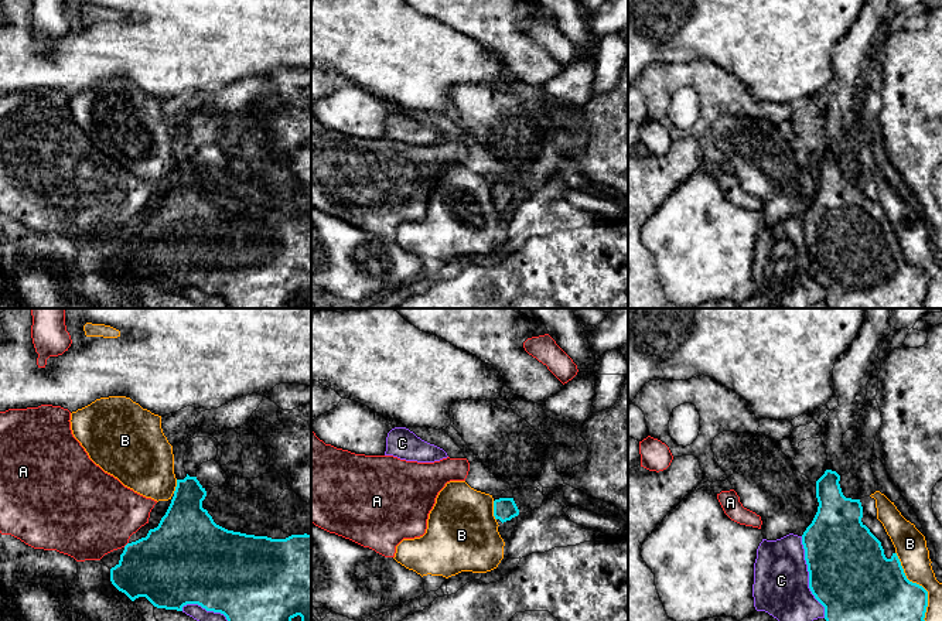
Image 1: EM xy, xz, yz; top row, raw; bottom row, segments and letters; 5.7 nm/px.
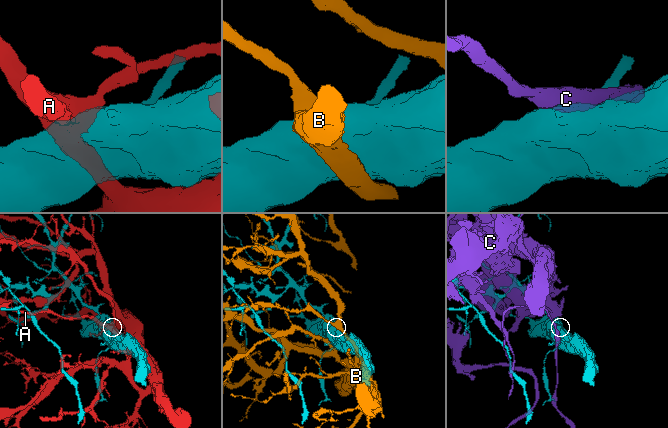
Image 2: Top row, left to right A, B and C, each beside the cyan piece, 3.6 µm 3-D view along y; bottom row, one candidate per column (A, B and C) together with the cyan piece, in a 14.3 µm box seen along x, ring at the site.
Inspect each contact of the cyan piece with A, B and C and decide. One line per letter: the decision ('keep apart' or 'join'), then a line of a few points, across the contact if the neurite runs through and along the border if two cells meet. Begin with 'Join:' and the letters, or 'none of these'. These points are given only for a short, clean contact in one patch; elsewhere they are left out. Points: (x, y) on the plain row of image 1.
Join: none of these
A: keep apart
B: keep apart
C: keep apart

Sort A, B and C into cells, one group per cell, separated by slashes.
A / B / C

